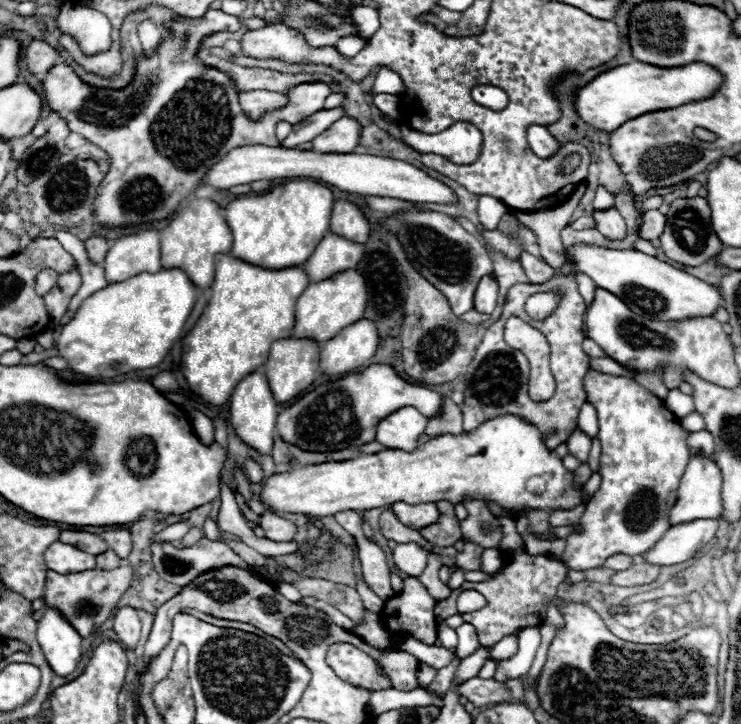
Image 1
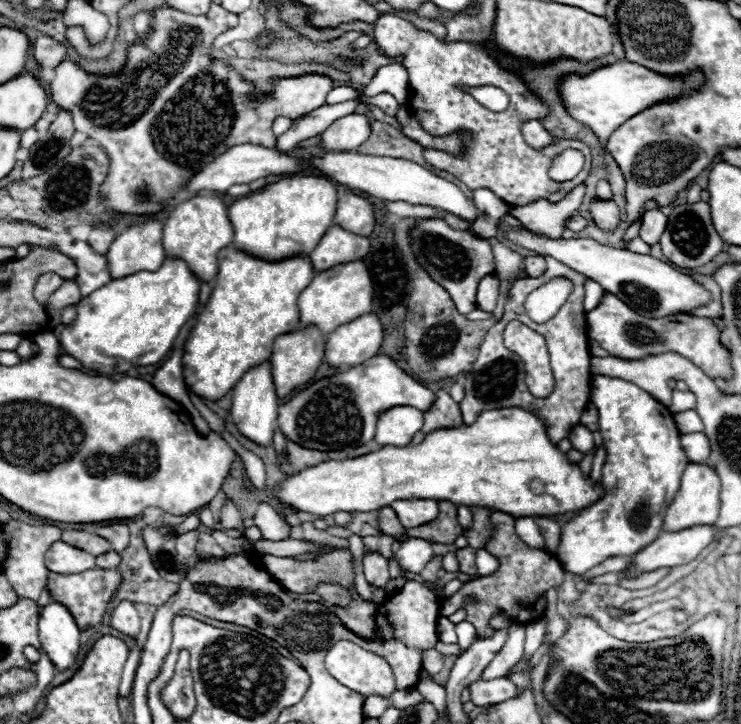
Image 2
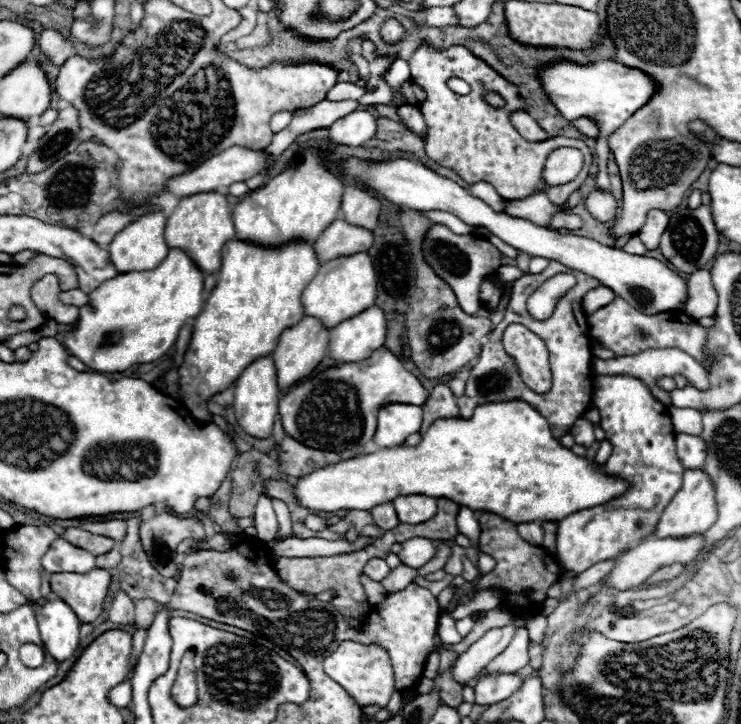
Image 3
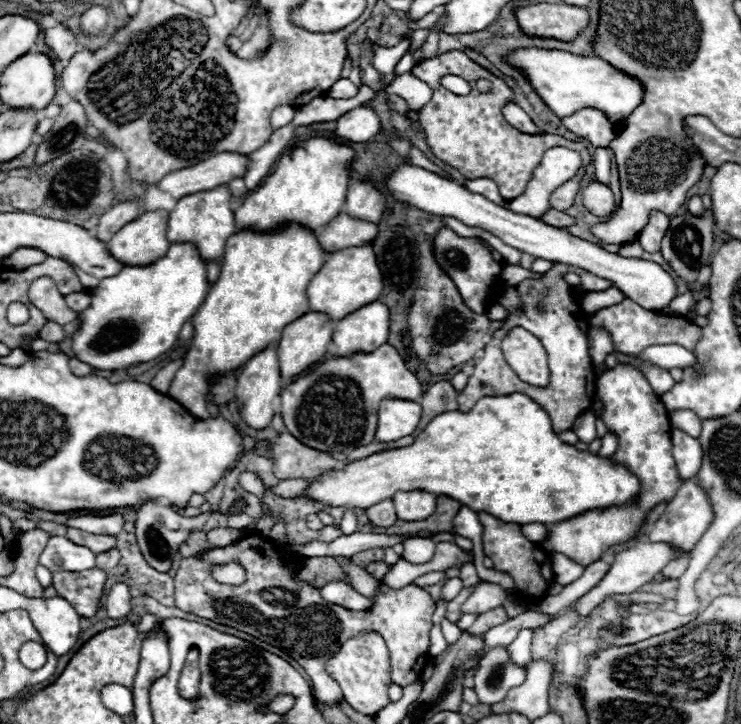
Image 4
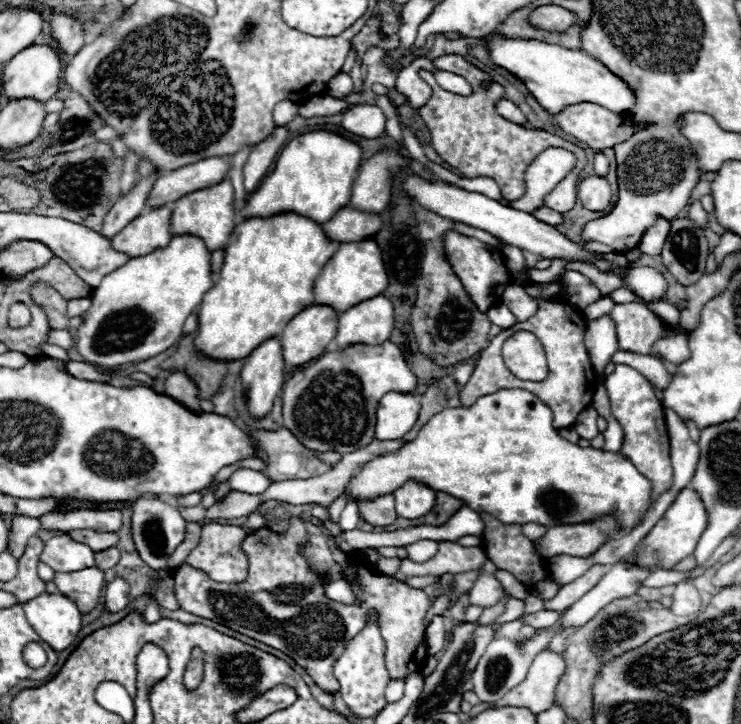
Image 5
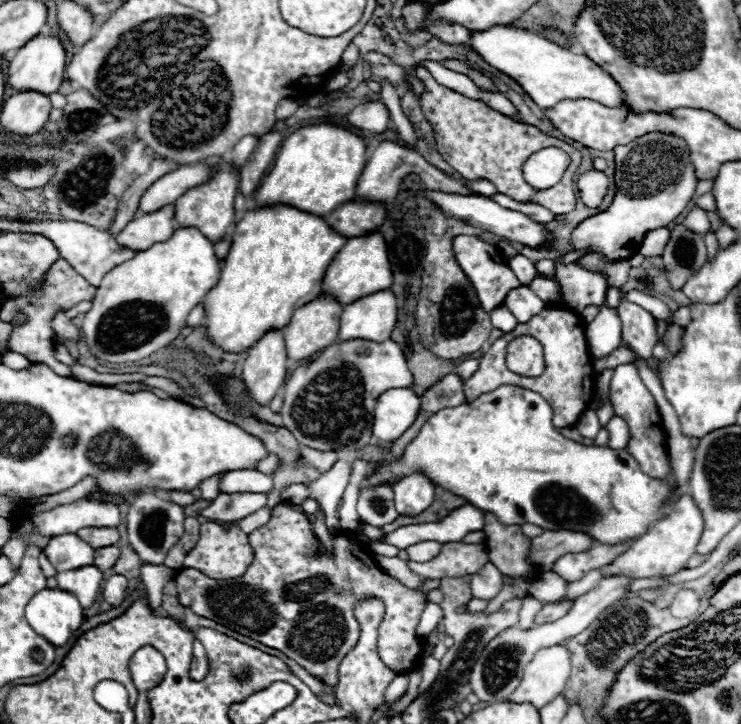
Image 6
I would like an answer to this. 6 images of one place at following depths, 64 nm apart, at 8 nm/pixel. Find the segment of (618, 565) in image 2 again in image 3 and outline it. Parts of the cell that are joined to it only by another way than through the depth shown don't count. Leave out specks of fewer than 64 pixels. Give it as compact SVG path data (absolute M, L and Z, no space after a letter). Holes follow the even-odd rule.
M608 560L608 562L598 562L596 566L590 566L588 570L584 570L582 574L576 576L574 580L574 590L580 590L580 588L588 588L588 586L594 586L598 584L606 574L612 572L612 568L616 566L616 560Z

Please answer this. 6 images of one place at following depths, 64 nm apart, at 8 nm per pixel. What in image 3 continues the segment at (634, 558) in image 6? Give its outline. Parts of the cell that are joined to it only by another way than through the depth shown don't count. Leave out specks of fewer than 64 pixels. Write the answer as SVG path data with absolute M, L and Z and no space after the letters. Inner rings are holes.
M686 470L682 478L682 488L676 492L672 502L666 506L664 514L660 516L660 522L656 526L656 538L680 538L680 536L692 536L692 534L702 534L706 532L718 516L718 506L716 506L716 488L714 482L704 474L704 470Z

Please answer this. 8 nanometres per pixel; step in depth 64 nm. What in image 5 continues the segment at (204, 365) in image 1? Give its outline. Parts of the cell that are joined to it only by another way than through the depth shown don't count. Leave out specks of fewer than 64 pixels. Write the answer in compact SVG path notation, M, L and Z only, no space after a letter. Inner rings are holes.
M278 214L268 220L250 218L242 224L236 224L234 234L228 240L224 264L220 276L208 294L204 294L204 302L198 308L198 334L194 340L196 352L214 358L214 360L242 360L252 354L264 340L280 336L284 326L306 306L312 304L312 284L314 278L322 272L328 258L340 248L338 242L330 242L322 228L308 218L298 214ZM174 372L168 380L166 380L166 396L178 400L180 404L184 404L186 408L190 408L192 412L202 412L200 408L200 390L196 386L196 382L186 374L186 372Z

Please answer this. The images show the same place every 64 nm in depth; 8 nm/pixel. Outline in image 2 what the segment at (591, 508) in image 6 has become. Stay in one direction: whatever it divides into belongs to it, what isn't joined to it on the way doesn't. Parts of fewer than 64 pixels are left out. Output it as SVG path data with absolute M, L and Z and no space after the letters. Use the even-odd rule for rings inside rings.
M516 408L482 412L472 426L430 432L422 444L410 448L386 446L378 452L364 454L358 458L322 462L308 470L300 470L286 476L274 488L274 498L278 500L278 504L320 518L330 516L334 512L370 512L380 506L390 506L394 500L410 500L410 498L450 500L452 504L484 506L490 510L500 510L504 514L512 514L512 518L524 516L536 518L582 510L594 504L602 494L604 494L602 486L600 484L592 486L590 478L584 478L580 468L572 466L566 454L560 452L548 440L544 424L534 414Z

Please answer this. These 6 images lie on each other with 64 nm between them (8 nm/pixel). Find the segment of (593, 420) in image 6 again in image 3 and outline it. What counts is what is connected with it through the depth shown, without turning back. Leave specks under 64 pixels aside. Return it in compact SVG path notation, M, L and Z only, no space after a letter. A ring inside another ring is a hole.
M578 418L574 422L570 434L574 436L574 442L580 444L580 446L586 446L588 448L594 442L594 426L588 420L584 420L584 418Z

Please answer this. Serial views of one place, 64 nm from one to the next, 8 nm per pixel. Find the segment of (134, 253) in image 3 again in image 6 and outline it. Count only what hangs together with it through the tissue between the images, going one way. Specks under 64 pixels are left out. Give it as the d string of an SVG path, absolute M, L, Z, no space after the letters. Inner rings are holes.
M174 204L162 206L156 212L140 214L126 224L126 228L116 236L120 246L128 246L136 252L148 250L156 242L166 242L174 234Z

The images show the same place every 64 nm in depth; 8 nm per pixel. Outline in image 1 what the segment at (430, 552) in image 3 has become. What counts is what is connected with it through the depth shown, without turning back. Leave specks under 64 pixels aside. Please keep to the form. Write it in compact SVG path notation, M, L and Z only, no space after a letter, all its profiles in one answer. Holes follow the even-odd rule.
M396 544L396 548L392 550L392 560L400 572L418 578L426 568L428 552L418 544Z

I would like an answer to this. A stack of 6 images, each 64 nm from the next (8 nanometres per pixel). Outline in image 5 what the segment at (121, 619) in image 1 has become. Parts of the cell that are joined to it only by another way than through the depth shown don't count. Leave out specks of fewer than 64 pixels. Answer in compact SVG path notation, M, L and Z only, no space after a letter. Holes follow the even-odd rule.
M116 578L112 580L108 586L106 586L106 592L104 592L104 602L106 602L106 610L108 612L120 612L128 606L130 602L130 586L126 580L122 578Z

